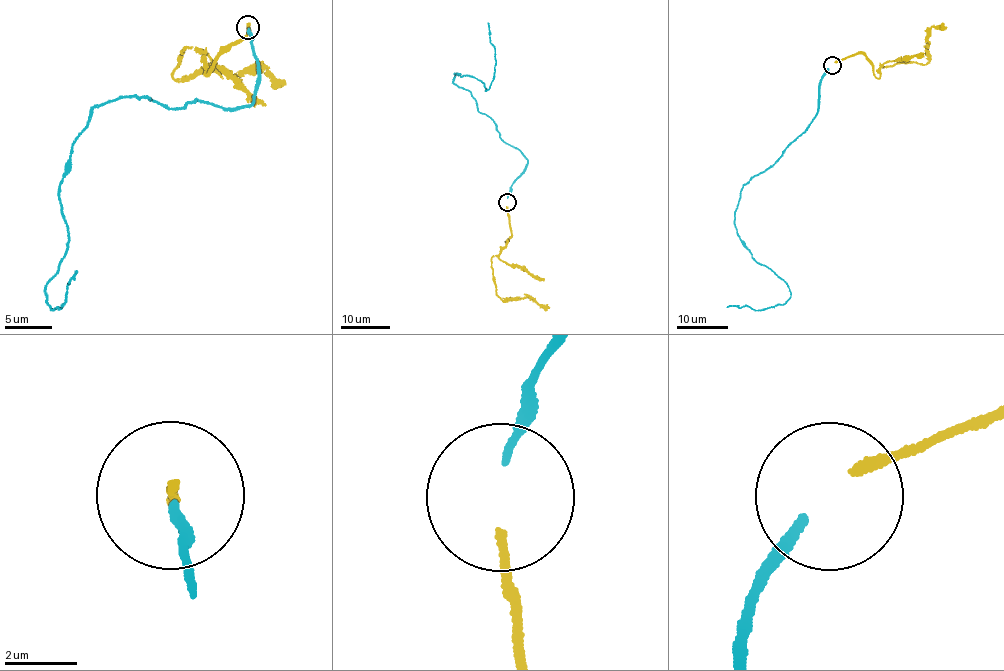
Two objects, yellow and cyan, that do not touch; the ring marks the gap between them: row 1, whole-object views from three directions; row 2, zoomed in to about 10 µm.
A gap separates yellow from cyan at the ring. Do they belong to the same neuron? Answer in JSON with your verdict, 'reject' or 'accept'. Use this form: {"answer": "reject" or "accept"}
{"answer": "accept"}

